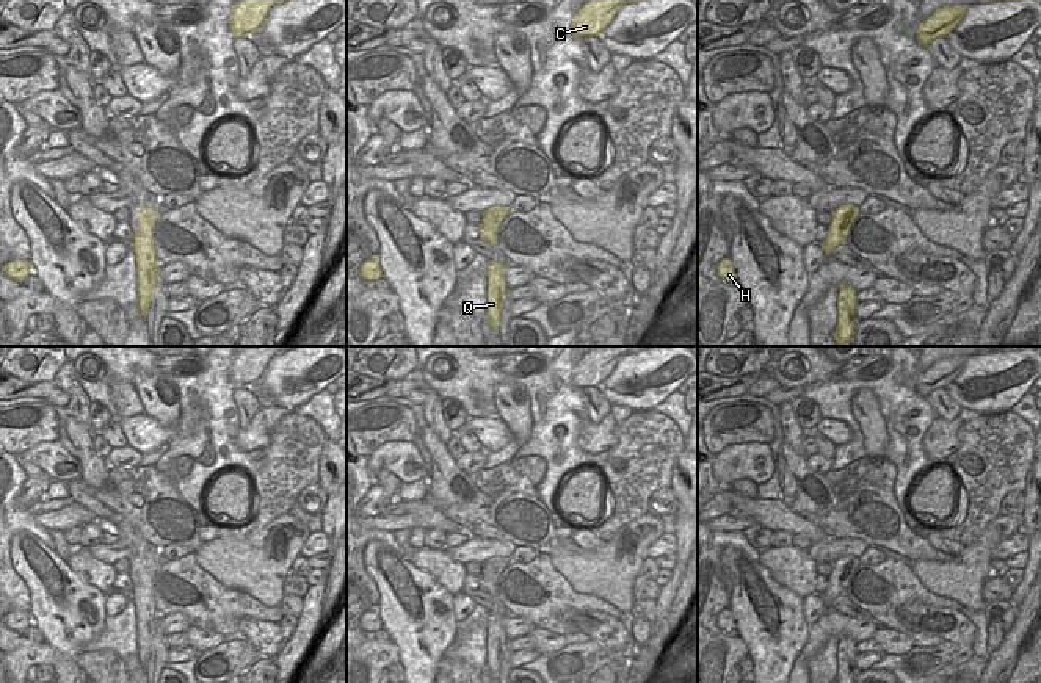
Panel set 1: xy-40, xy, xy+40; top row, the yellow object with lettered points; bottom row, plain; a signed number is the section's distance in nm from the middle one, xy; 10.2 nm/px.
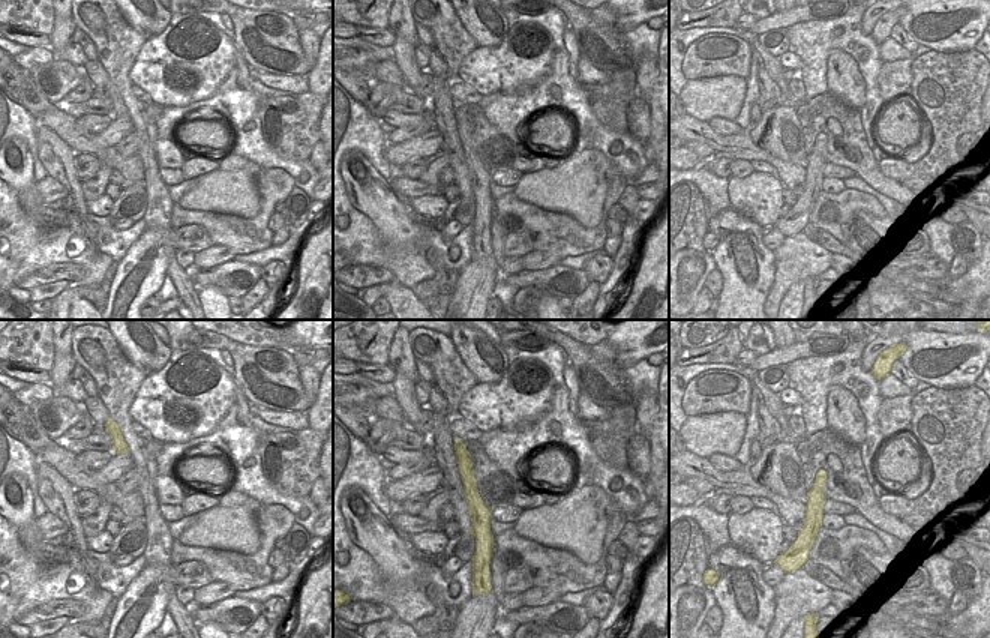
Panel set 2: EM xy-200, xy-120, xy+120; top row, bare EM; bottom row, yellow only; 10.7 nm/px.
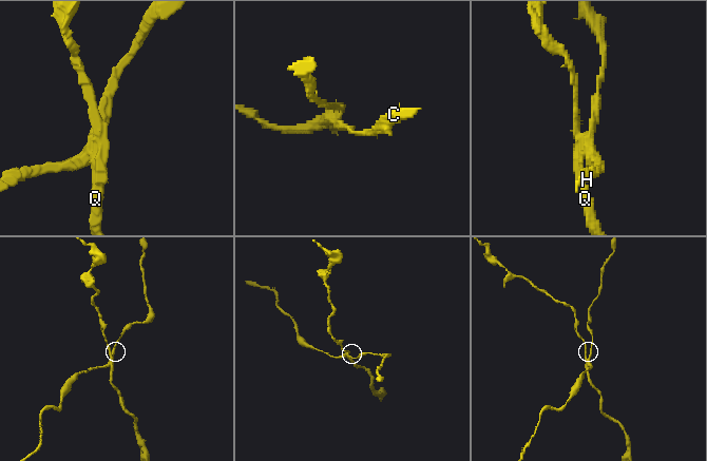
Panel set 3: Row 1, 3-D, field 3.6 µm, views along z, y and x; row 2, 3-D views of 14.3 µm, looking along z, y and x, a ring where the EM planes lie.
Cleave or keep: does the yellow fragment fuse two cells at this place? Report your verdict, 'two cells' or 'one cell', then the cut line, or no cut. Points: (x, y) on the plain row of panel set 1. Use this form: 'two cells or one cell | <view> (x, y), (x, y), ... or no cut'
two cells | xy (496, 591), (489, 594)

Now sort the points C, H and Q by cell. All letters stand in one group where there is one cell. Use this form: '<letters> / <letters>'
C H / Q

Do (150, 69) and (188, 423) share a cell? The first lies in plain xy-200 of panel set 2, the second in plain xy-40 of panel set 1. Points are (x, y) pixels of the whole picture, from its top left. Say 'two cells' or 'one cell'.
one cell

